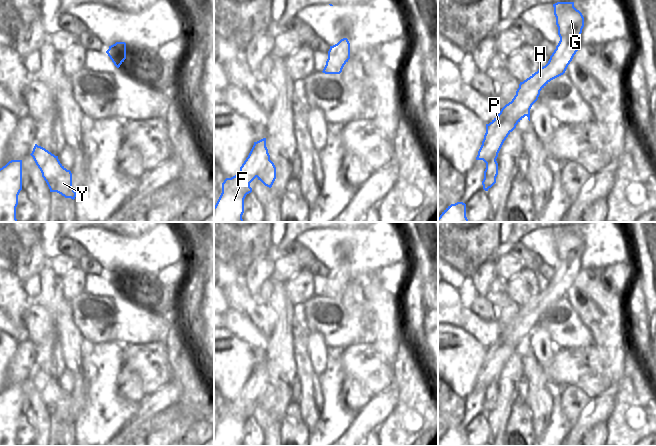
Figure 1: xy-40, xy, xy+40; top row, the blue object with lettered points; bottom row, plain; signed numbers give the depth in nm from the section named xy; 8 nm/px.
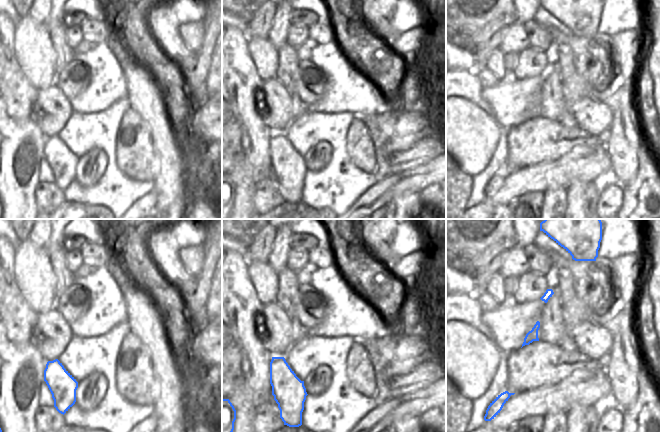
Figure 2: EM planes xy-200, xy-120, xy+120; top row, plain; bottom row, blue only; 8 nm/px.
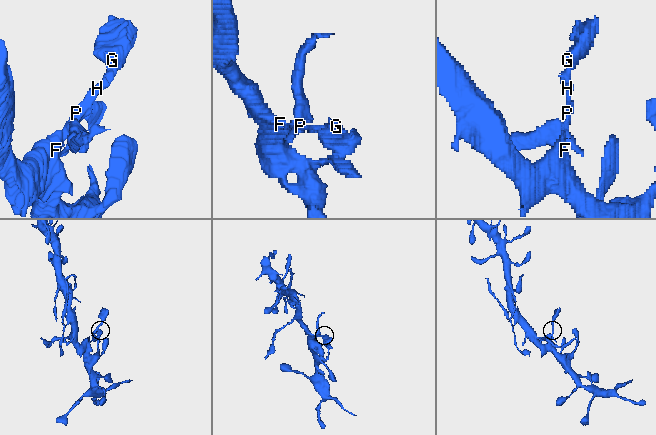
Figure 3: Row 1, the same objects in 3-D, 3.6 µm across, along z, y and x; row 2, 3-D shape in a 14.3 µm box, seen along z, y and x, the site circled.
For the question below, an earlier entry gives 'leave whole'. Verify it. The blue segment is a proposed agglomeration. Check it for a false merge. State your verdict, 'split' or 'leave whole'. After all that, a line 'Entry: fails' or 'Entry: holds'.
split
Entry: fails

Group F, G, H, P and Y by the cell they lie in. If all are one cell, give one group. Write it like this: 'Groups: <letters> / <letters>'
Groups: F G H P / Y.

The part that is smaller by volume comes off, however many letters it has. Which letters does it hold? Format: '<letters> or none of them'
Y.

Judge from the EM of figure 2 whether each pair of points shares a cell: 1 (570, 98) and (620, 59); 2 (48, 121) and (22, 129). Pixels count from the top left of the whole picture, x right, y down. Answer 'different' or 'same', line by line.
1: same
2: different

